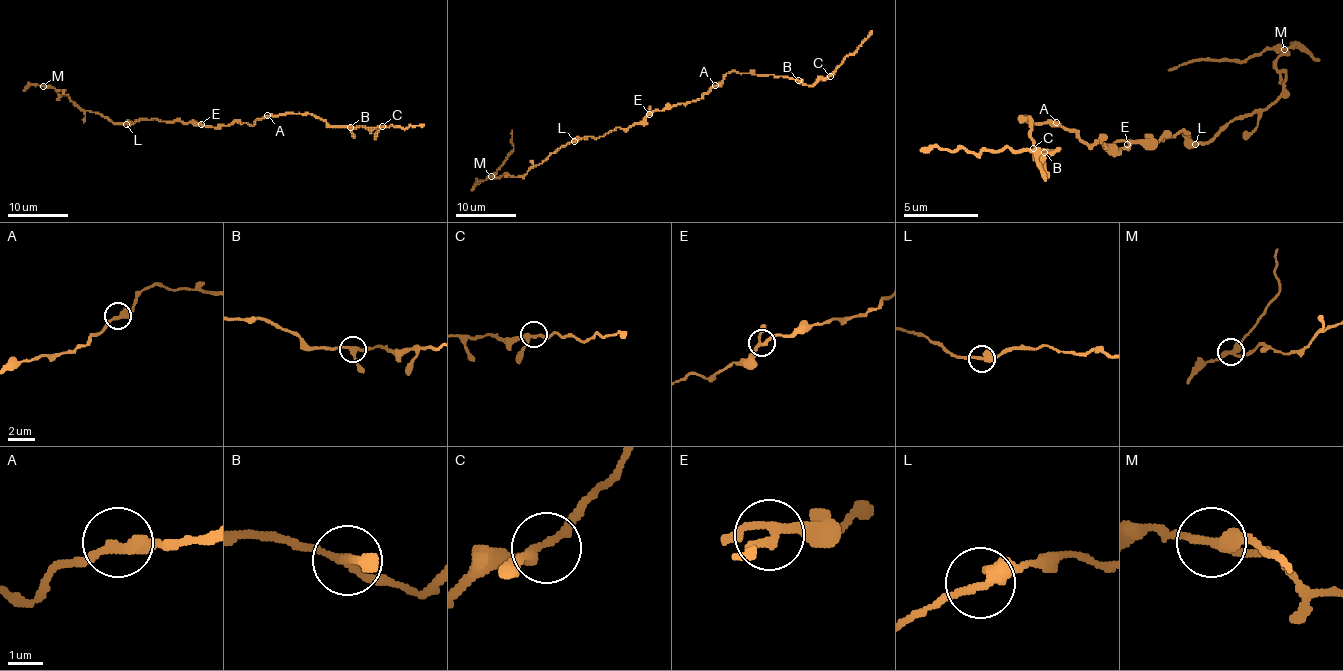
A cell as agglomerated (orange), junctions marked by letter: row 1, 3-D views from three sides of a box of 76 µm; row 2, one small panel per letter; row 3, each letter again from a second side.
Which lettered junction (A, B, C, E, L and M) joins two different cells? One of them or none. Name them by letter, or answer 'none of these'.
M

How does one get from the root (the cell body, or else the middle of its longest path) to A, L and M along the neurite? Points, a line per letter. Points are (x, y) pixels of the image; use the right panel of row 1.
A: (1120, 152), (1108, 148), (1101, 137), (1089, 148), (1074, 133), (1063, 129), (1056, 122)
L: (1120, 152), (1131, 144), (1146, 144), (1161, 137), (1172, 137), (1183, 129), (1195, 144)
M: (1120, 152), (1183, 129), (1191, 141), (1210, 141), (1262, 111), (1281, 92), (1285, 50)

